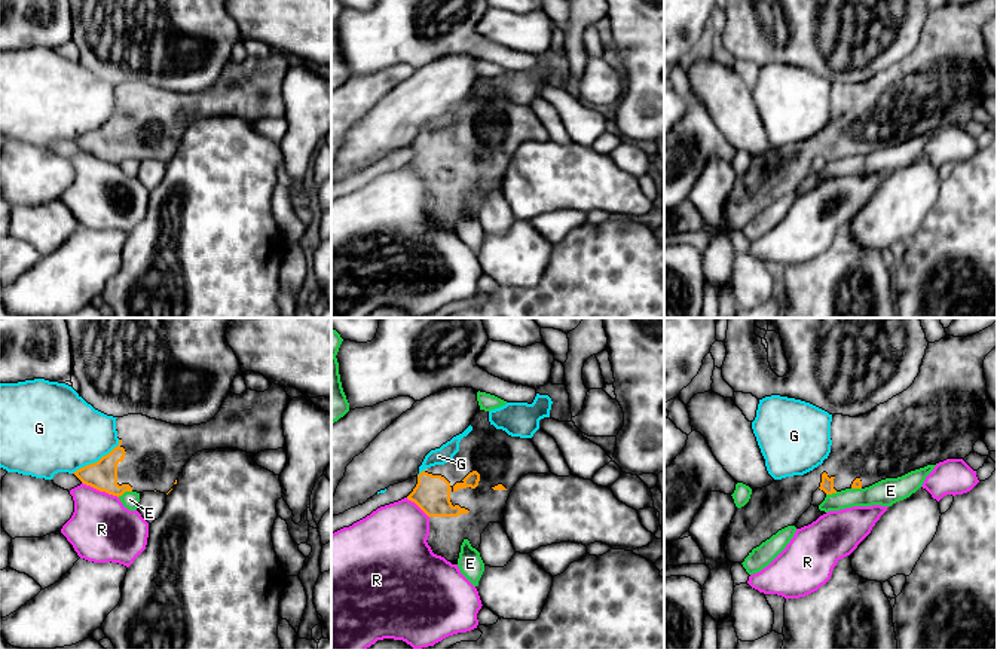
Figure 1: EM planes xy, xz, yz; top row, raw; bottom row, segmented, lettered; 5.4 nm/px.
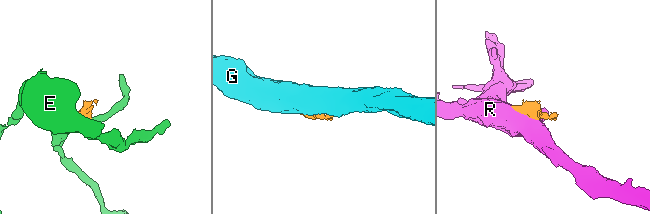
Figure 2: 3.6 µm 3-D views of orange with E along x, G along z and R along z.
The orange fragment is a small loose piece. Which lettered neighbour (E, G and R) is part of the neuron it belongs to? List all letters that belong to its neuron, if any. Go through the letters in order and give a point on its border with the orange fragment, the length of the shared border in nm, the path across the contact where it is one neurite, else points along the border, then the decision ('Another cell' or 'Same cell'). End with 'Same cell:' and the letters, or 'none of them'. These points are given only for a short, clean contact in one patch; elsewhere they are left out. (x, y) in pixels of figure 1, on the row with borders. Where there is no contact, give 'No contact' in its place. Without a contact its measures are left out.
E: Touches orange at xy (124, 492). Shared border 90 nm. Boundary: xy (131, 490), (118, 496). Another cell
G: Touches orange at xy (98, 461). Shared border 320 nm. Another cell
R: Touches orange at xy (100, 490). Shared border 220 nm. Another cell
Same cell: none of them

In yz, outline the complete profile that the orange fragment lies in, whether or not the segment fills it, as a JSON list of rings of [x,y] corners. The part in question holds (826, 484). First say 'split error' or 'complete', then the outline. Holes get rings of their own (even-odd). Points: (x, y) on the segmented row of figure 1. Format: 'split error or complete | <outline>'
split error | [[[997,321],[967,337],[945,336],[929,343],[920,373],[902,394],[877,405],[866,414],[850,417],[834,414],[831,422],[831,453],[822,465],[804,475],[786,477],[762,489],[753,489],[749,502],[737,508],[725,538],[725,551],[731,563],[743,563],[753,548],[770,539],[779,530],[795,526],[811,506],[813,493],[820,489],[832,495],[845,489],[865,489],[886,478],[897,478],[911,471],[936,465],[946,459],[964,459],[973,453],[973,446],[987,429],[997,429],[997,407],[987,397],[984,359],[997,346]]]

